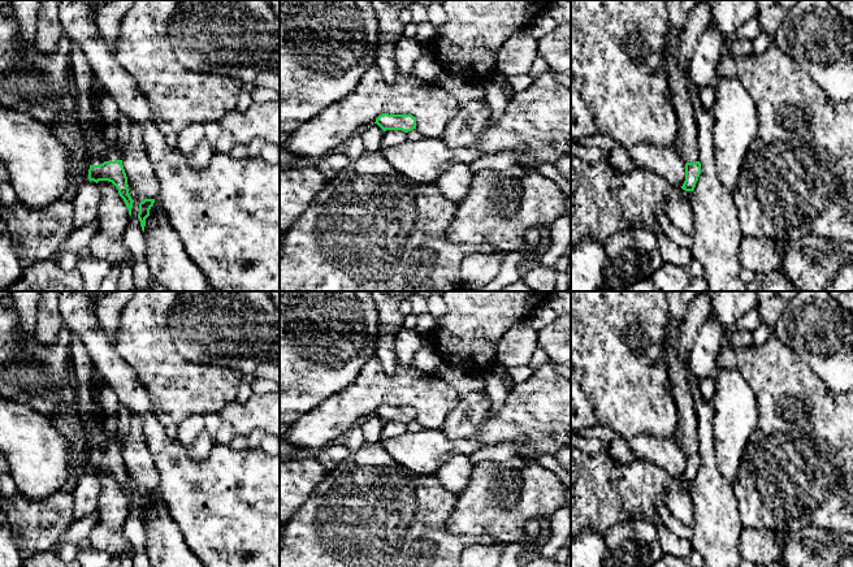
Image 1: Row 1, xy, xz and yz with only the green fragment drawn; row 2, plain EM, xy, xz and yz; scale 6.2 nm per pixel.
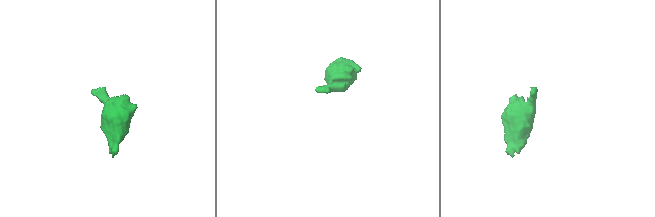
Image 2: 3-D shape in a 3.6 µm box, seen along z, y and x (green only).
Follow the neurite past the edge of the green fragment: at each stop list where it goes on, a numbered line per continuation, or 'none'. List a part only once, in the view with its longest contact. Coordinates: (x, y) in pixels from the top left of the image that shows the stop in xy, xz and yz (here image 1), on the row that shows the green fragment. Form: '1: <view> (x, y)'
1: xy (91, 129)

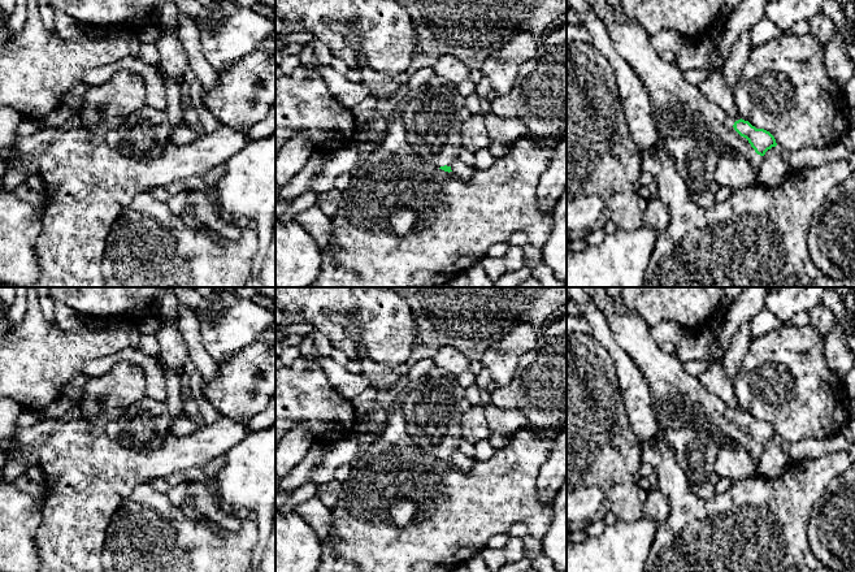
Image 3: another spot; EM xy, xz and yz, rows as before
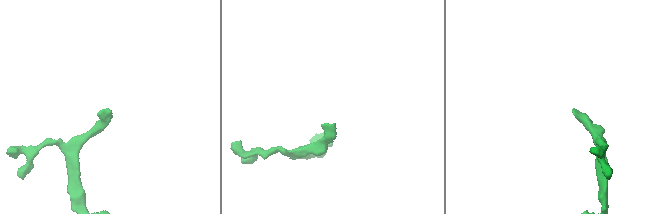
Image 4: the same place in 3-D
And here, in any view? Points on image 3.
1: yz (680, 109)

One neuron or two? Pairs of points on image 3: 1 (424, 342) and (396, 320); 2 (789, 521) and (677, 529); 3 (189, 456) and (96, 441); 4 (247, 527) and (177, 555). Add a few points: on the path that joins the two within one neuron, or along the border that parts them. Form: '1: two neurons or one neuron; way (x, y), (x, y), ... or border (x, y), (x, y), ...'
1: two neurons; border (411, 307), (417, 337), (406, 362)
2: one neuron; way (762, 525), (756, 529), (704, 529)
3: one neuron; way (165, 460), (120, 462)
4: one neuron; way (231, 545), (221, 555), (195, 555)

